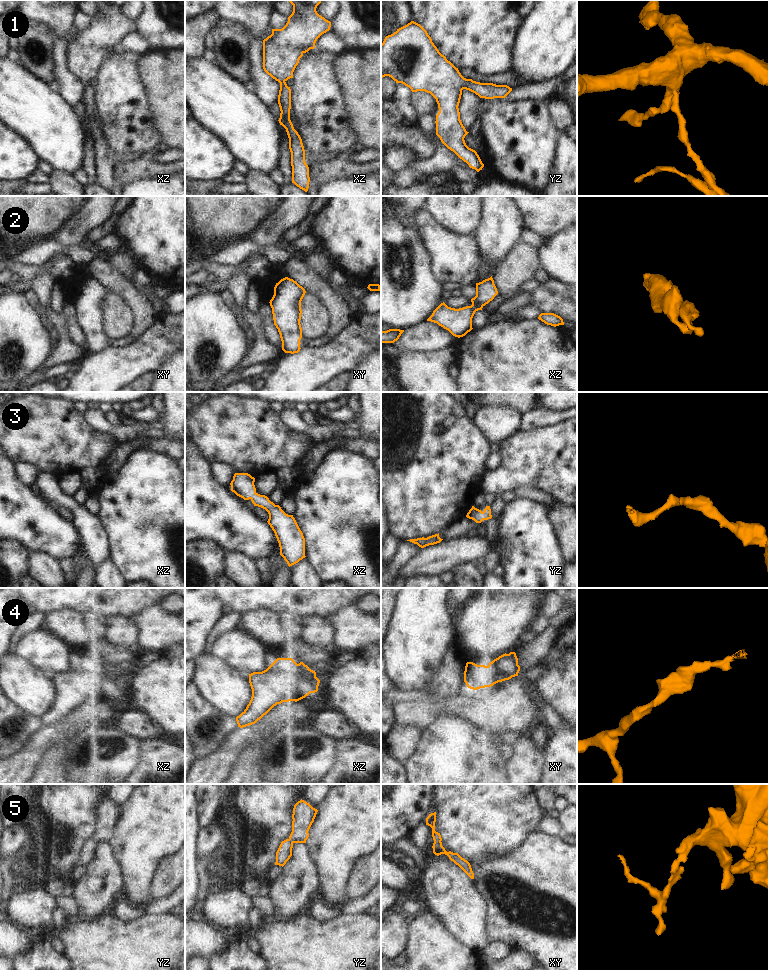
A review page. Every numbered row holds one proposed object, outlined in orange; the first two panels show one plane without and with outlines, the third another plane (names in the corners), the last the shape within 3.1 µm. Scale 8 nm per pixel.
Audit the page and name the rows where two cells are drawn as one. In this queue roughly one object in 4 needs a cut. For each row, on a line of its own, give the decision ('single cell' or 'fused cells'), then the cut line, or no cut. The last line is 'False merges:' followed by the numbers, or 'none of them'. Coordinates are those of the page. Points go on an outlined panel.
1: single cell; cut none
2: single cell; cut none
3: single cell; cut none
4: single cell; cut none
5: single cell; cut none
False merges: none of them

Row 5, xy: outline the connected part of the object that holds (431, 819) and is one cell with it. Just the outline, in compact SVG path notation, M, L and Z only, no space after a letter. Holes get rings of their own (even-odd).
M436 812L429 814L426 818L426 825L432 828L432 837L434 840L433 843L433 853L437 856L441 854L445 854L449 857L451 861L453 861L456 865L458 865L471 879L474 879L474 873L472 871L470 863L462 858L458 853L453 853L451 851L447 852L445 848L442 846L442 838L440 833L435 831L435 822L436 822Z

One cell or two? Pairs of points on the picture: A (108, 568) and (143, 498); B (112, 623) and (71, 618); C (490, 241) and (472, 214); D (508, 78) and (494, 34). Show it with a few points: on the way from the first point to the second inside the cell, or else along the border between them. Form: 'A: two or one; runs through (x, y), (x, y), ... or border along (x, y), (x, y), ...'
A: two; border along (109, 557), (123, 577)
B: two; border along (98, 623), (103, 631), (104, 646)
C: two; border along (484, 206), (484, 219), (474, 233)
D: two; border along (510, 70), (499, 74), (483, 75)

